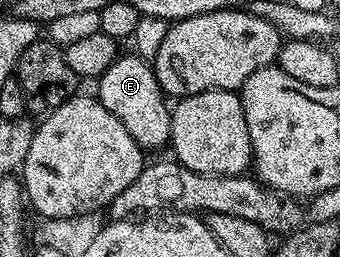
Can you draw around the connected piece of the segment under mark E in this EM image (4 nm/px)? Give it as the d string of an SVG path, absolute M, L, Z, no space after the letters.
M120 54L115 61L97 78L97 98L133 134L133 138L144 150L166 149L171 143L171 108L163 87L157 82L154 67L138 54Z

